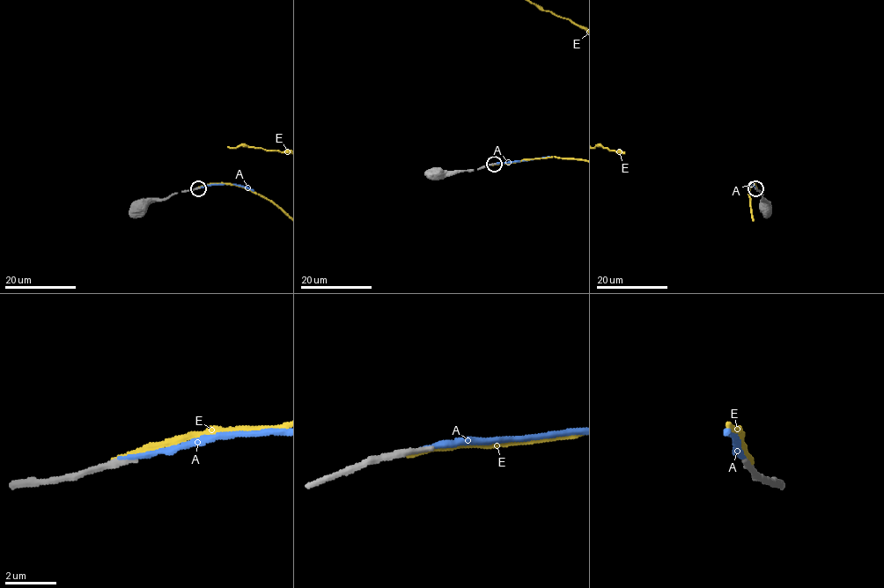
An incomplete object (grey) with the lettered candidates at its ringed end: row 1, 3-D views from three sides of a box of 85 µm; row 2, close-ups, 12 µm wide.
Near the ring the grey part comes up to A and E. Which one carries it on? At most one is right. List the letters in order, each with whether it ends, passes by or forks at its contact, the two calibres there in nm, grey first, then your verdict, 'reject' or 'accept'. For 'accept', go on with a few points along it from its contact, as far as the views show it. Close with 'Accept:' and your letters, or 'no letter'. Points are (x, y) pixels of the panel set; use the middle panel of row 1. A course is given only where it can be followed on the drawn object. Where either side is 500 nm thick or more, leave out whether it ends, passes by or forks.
A: it ends; calibres 260 and 200 nm; accept; course (494, 164), (549, 157)
E: it ends; calibres 320 and 200 nm; reject
Accept: A

